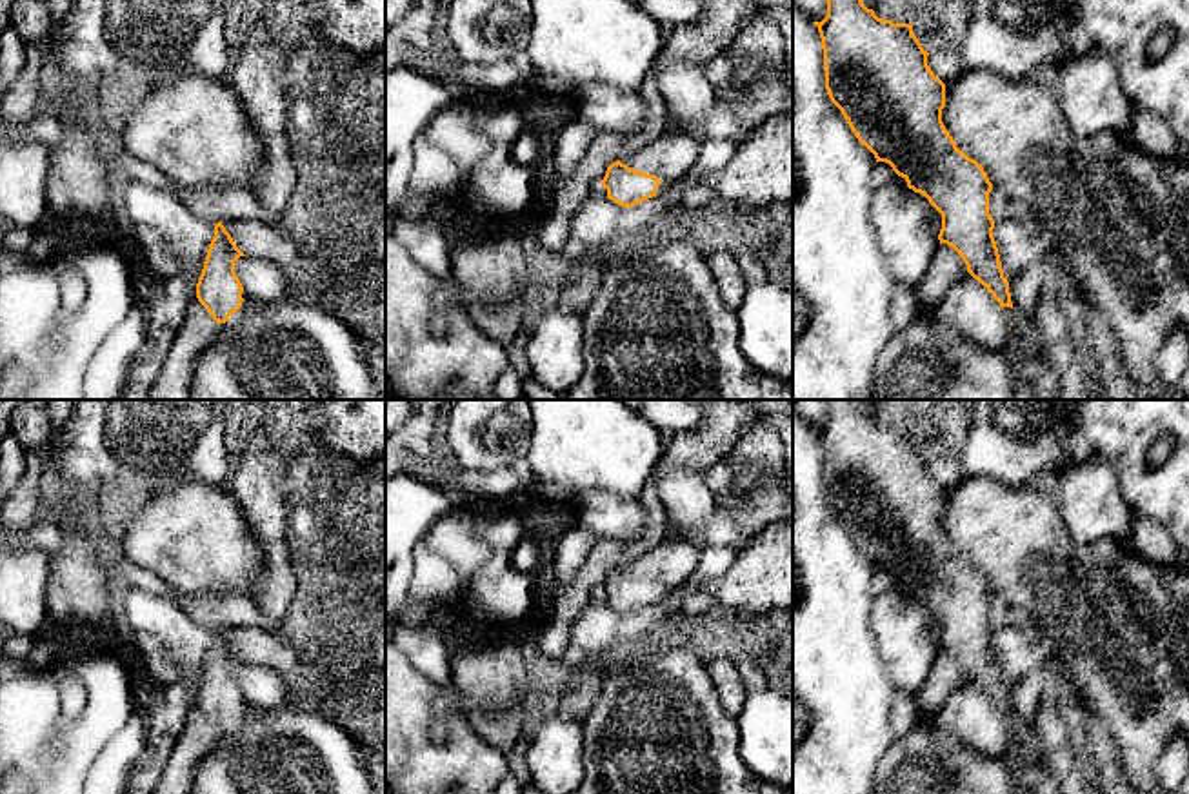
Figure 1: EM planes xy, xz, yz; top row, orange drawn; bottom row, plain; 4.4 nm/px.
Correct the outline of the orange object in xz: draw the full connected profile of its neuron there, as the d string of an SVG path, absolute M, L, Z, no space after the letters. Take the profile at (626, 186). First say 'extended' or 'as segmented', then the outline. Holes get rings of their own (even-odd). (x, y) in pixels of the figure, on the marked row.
extended; M629 156L613 162L602 180L607 198L622 207L633 207L660 194L665 184L667 180L664 176L634 167Z

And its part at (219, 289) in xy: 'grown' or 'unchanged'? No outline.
grown

